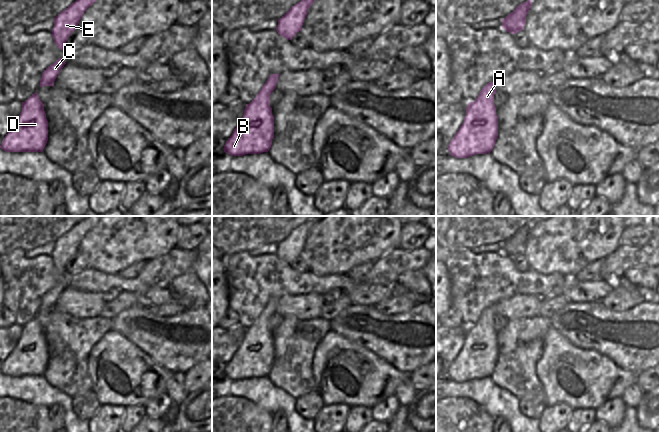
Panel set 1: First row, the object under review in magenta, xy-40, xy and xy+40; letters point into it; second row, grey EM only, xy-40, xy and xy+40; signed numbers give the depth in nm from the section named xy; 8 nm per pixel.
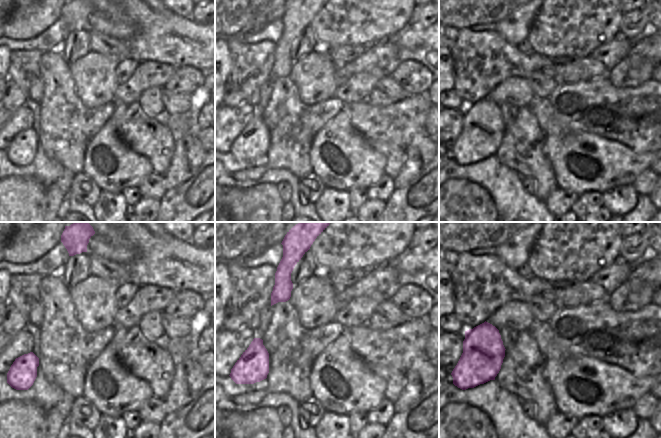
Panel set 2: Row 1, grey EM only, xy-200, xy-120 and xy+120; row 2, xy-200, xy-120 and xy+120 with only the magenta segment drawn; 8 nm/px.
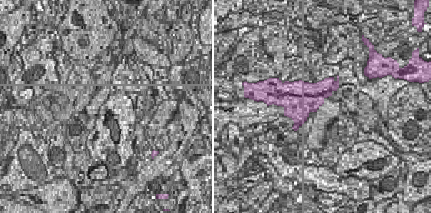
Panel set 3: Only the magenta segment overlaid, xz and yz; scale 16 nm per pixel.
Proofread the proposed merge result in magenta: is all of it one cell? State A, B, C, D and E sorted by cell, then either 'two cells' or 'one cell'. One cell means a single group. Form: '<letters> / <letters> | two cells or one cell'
A B C D E | one cell

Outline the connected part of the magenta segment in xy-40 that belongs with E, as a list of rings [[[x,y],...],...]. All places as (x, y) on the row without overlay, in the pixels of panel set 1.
[[[88,216],[70,228],[54,242],[52,261],[61,274],[66,272],[68,261],[78,252],[78,247],[86,233],[94,228],[102,216]]]

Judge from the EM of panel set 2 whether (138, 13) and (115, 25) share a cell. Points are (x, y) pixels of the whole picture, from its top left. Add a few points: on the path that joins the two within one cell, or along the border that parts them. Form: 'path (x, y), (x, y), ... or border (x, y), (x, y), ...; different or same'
border (106, 11), (127, 16), (136, 27), (135, 35); different

